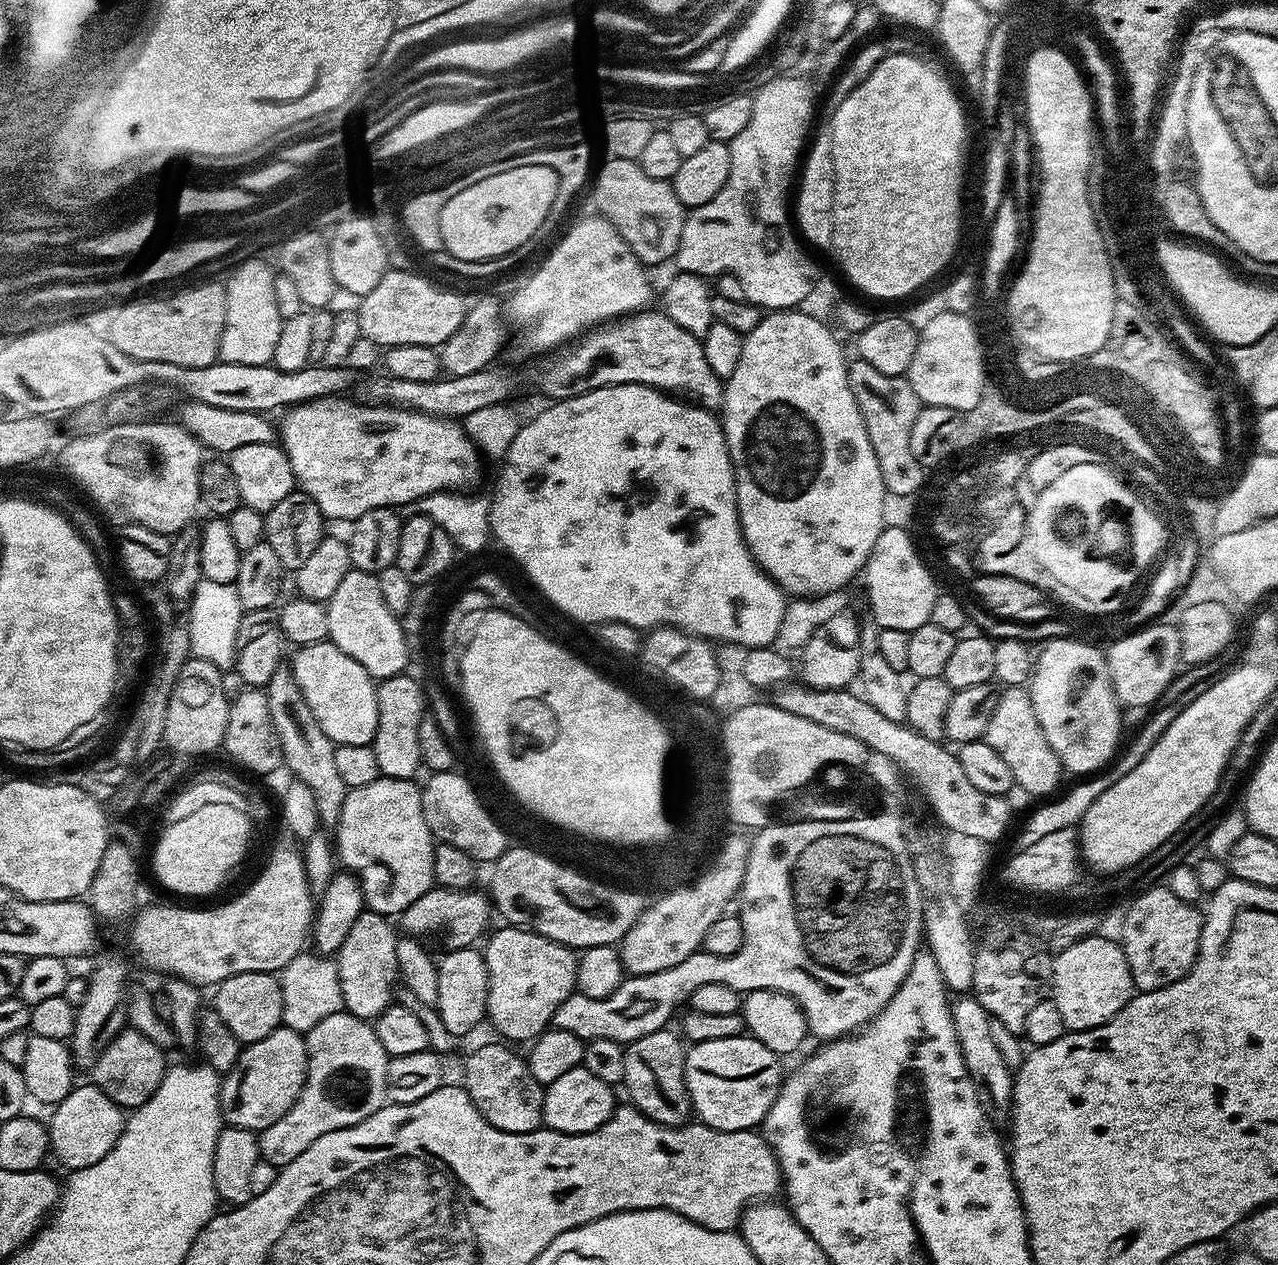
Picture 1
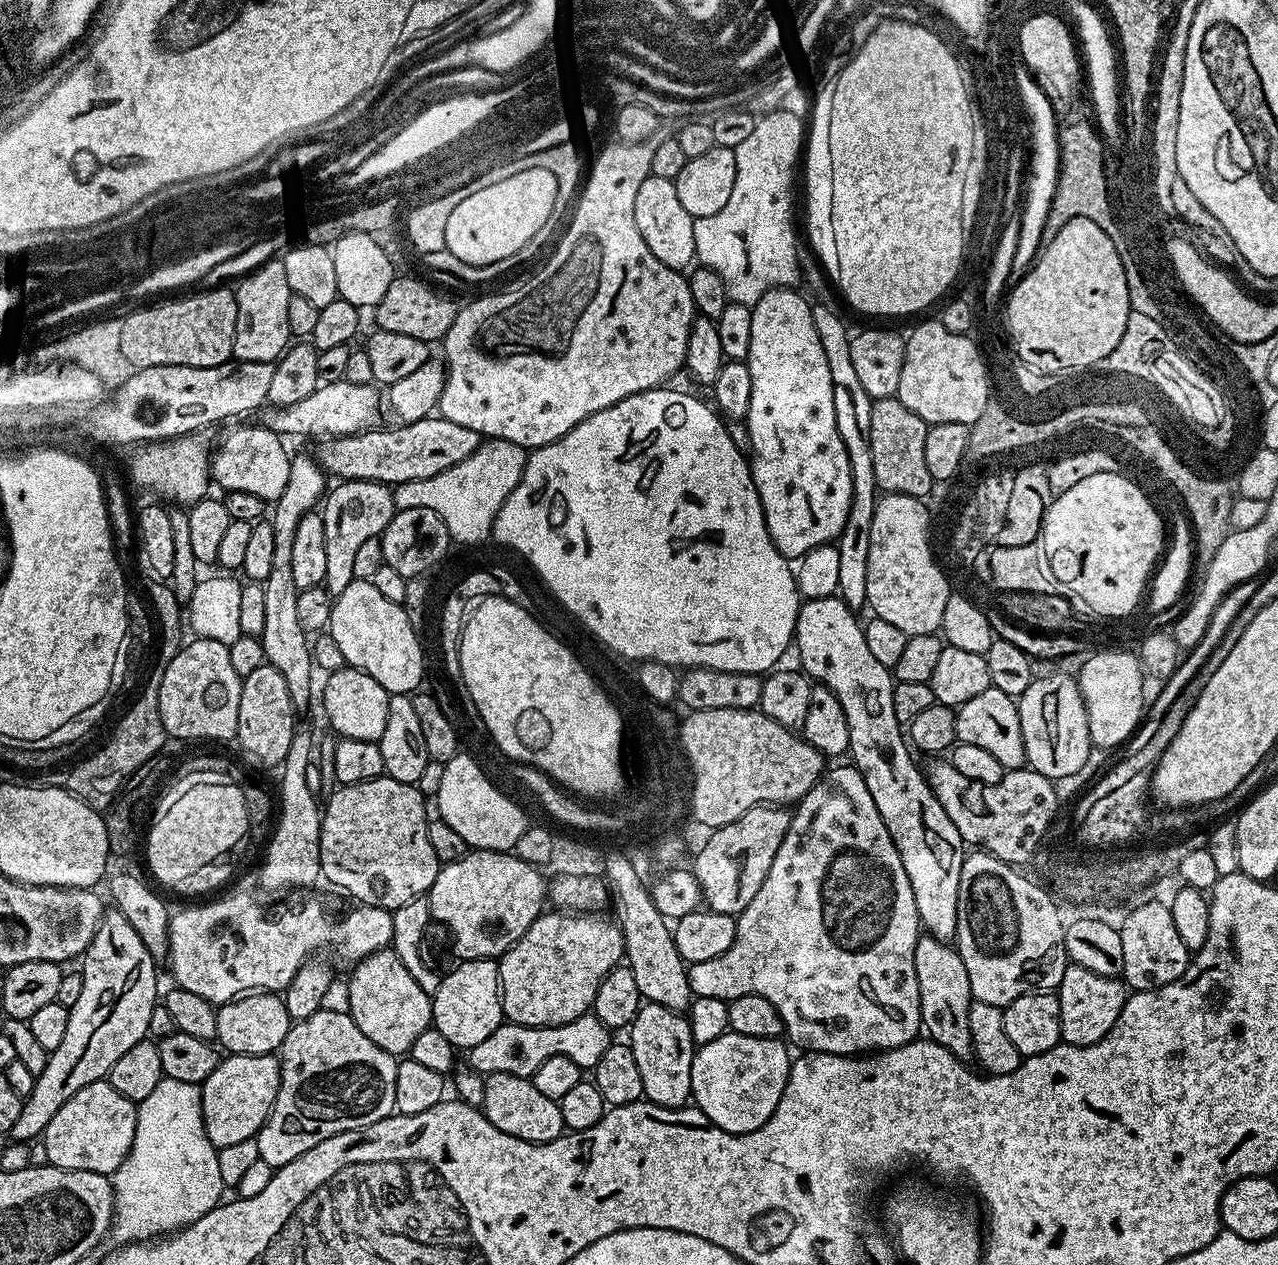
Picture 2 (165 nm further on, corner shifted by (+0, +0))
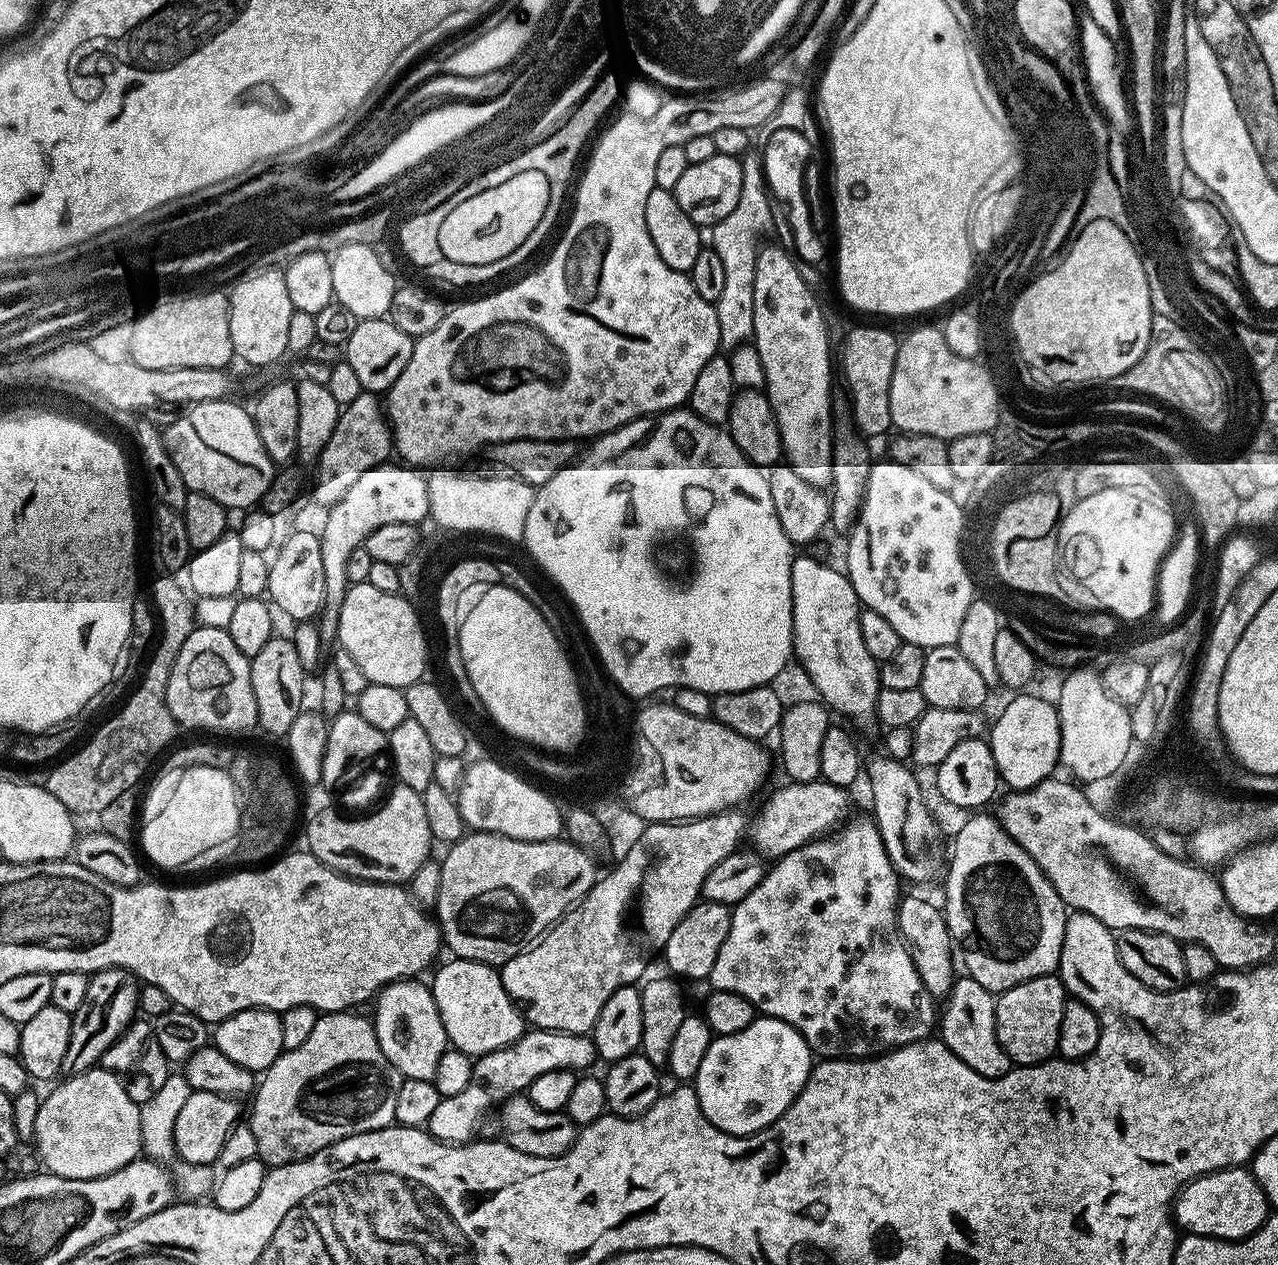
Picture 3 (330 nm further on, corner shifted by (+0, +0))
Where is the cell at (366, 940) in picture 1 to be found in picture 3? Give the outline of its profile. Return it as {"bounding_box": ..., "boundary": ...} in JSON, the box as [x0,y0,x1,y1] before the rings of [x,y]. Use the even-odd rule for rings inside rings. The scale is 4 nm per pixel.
{"bounding_box":[371,979,450,1080],"boundary":[[[423,979],[395,980],[381,988],[374,997],[375,1012],[371,1018],[382,1054],[406,1080],[430,1080],[438,1070],[438,1058],[450,1045],[446,1026],[438,1014],[431,987]]]}

